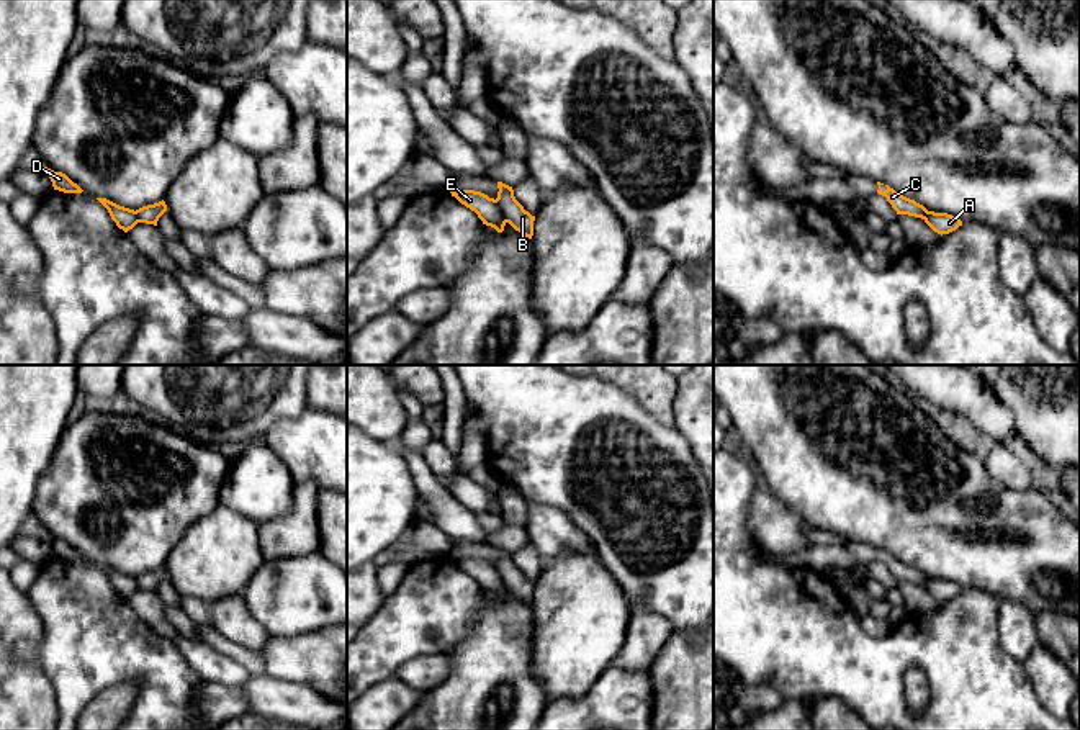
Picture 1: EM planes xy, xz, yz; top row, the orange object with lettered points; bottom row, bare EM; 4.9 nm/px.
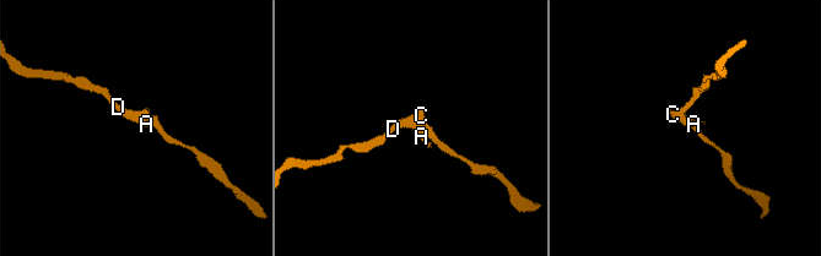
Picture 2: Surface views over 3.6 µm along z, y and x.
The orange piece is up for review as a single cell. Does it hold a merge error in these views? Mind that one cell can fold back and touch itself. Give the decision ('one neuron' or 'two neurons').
two neurons

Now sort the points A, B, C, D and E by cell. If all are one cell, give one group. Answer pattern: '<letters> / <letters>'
A D E / B C

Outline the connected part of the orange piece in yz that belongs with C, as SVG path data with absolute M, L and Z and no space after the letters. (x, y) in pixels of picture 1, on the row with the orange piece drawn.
M877 182L877 185L879 185L877 193L887 198L887 201L897 211L897 214L908 214L908 216L915 216L915 218L921 218L921 219L926 216L928 210L923 205L900 195L898 192L890 188L889 185L885 185L887 187L885 192L880 190L880 187L884 183Z

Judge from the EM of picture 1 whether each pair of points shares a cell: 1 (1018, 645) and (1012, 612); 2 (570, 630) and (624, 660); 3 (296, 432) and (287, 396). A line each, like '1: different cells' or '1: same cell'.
1: same cell
2: different cells
3: different cells

